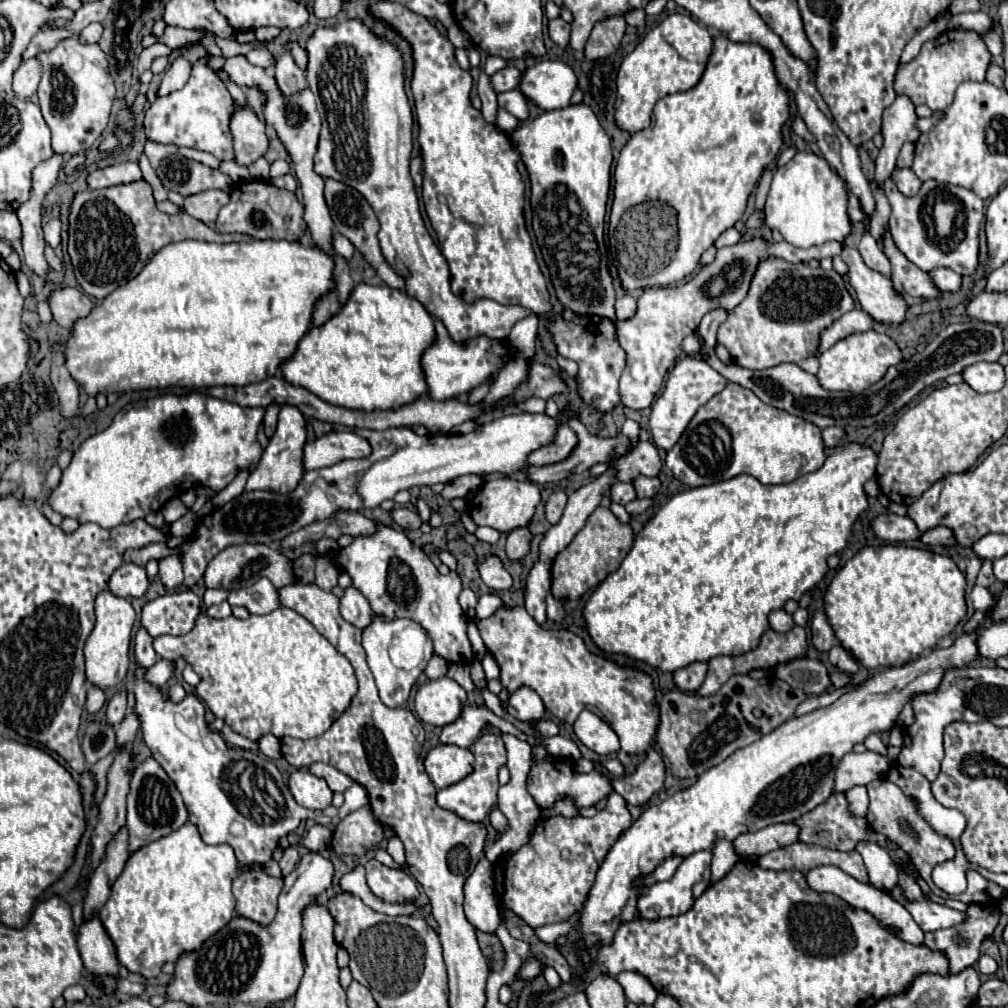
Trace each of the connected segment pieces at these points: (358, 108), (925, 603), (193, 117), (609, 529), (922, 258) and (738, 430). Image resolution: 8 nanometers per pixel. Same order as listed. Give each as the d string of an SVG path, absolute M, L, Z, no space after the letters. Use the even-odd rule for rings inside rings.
M347 19L337 27L317 27L313 35L307 39L305 51L309 57L305 75L309 89L313 91L315 99L319 99L319 113L329 115L331 111L331 139L319 141L319 149L315 155L315 171L321 177L331 177L357 189L369 201L381 223L377 239L385 261L397 275L405 279L405 293L409 297L415 297L431 317L441 319L453 341L465 343L479 335L485 335L489 339L507 339L511 327L519 319L531 315L531 311L517 305L501 305L491 299L479 299L467 305L459 297L455 297L449 289L449 265L423 225L419 199L409 173L413 113L409 107L409 99L405 95L405 63L401 51L391 41L375 35L361 19Z
M903 545L863 547L837 571L827 587L823 605L829 625L833 627L841 647L849 651L859 661L859 665L867 669L883 669L919 657L923 651L935 647L941 637L953 633L957 623L967 613L965 587L965 575L947 555Z
M207 57L193 63L193 73L187 85L165 97L157 97L145 111L145 135L157 143L173 143L179 147L195 147L215 155L217 159L233 159L233 137L229 129L231 115L235 113L233 97L225 83L207 65Z
M597 507L585 521L585 527L575 535L575 539L555 557L551 567L551 593L557 599L579 599L591 587L601 583L609 573L613 573L625 559L633 545L633 531L629 525L617 521L617 517L607 507Z
M887 179L887 183L883 185L883 191L891 205L891 217L889 217L891 235L895 239L895 245L903 251L903 255L911 263L915 263L923 271L931 271L935 267L949 267L959 275L971 275L975 271L977 255L979 255L979 225L985 219L985 213L983 213L983 201L973 191L967 191L963 187L949 185L949 183L925 181L917 195L907 197L897 191L891 179ZM937 191L947 191L955 197L955 201L963 203L961 205L963 209L959 209L959 213L955 215L953 231L949 237L937 237L935 227L933 227L931 209L933 209L933 197Z
M727 383L721 393L717 393L709 403L705 403L697 415L687 425L681 439L675 443L671 451L667 451L665 465L673 471L675 479L689 487L703 487L711 483L719 483L725 479L733 479L739 473L747 473L757 477L765 485L791 483L793 479L817 471L825 461L825 445L819 439L819 427L813 423L803 423L803 419L795 415L787 415L787 411L779 411L775 407L767 407L753 391Z

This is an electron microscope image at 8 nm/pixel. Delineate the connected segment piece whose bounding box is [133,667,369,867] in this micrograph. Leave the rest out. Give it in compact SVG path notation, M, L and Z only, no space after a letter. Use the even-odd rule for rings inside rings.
M137 667L135 687L133 687L133 695L135 695L133 711L141 721L145 745L151 749L153 759L167 771L167 775L173 779L179 793L183 795L185 807L189 811L189 821L193 825L197 825L201 839L209 845L219 845L219 843L231 845L243 867L263 865L265 861L269 861L279 839L285 837L287 833L295 831L299 827L299 821L311 817L313 821L317 821L321 825L337 825L341 821L341 817L345 817L351 811L369 803L367 789L361 787L359 783L353 783L347 789L343 809L337 809L333 805L329 805L327 809L317 811L317 813L303 809L293 799L291 791L283 783L281 773L274 763L259 753L255 755L255 753L239 749L239 747L227 747L223 737L219 733L213 733L207 727L205 707L197 695L187 695L179 703L173 703L171 699L163 699L161 687L147 683L143 679L145 671L147 671L145 667ZM257 767L259 769L263 767L263 771L267 771L273 777L281 795L285 797L285 809L275 809L275 807L269 809L269 805L263 799L261 789L257 787L257 779L253 775ZM233 823L243 825L243 829L237 831L235 835L231 833Z

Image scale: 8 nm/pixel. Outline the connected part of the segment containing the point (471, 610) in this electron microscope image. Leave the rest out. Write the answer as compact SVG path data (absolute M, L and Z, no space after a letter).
M463 589L459 595L459 603L463 611L469 615L469 619L475 619L475 605L477 605L477 595L471 589Z

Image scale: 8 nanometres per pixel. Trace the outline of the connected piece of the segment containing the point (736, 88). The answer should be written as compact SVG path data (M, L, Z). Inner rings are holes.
M725 35L715 37L713 53L701 81L689 91L659 99L651 125L633 133L619 153L609 217L609 249L623 289L671 285L695 273L701 253L743 217L747 197L765 167L779 155L781 127L787 119L789 99L787 91L775 79L771 55L753 43L731 43ZM631 211L635 223L621 223L621 217Z

